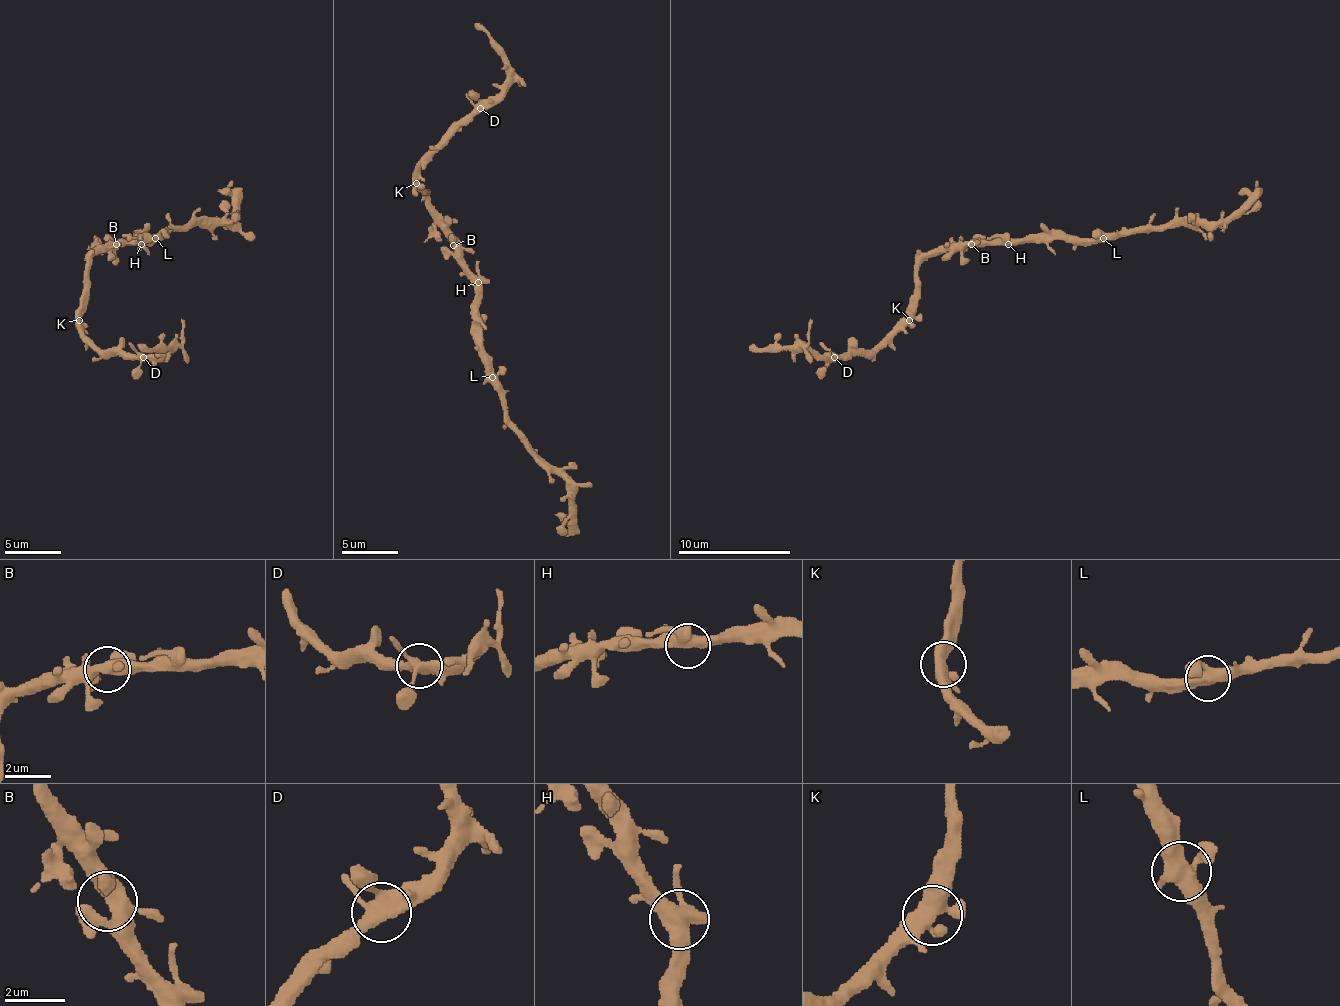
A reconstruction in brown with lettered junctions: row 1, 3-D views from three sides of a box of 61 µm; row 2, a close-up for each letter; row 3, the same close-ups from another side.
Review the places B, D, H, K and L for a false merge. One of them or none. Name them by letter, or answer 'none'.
none

